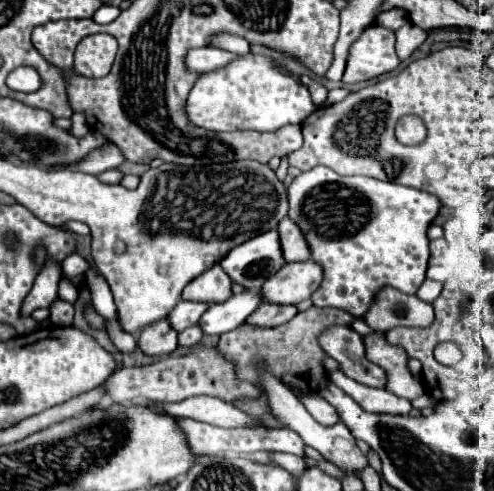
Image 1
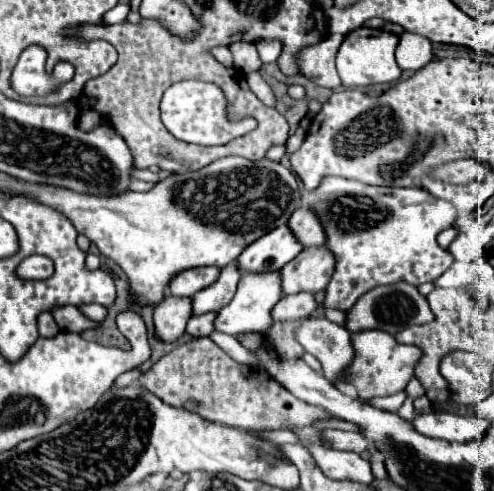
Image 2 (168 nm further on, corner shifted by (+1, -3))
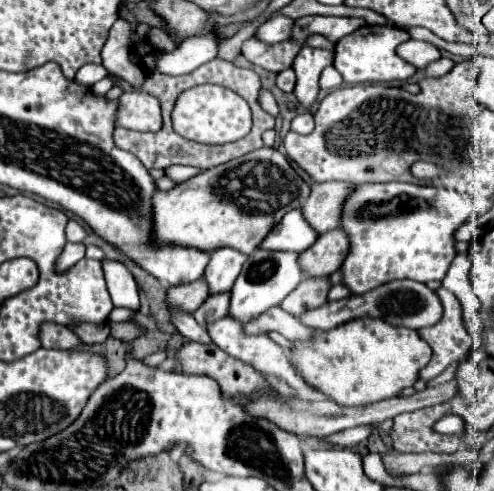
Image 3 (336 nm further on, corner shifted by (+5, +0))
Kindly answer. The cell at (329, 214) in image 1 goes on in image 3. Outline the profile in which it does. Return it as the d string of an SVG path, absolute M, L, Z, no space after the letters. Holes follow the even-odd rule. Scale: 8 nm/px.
M405 182L356 186L342 214L342 228L352 246L342 264L344 284L352 294L364 294L392 280L442 280L456 256L454 232L474 214L474 204L448 188Z

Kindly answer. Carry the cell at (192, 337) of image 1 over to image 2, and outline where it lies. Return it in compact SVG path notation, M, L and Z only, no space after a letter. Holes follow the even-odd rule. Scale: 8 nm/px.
M206 313L200 317L190 317L188 325L186 325L186 333L190 337L208 337L214 329L212 329L212 321L214 321L216 313Z

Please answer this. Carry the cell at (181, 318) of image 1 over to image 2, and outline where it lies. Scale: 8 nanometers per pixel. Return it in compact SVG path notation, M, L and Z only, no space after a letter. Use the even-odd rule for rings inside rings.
M226 265L216 283L212 283L208 289L202 289L192 297L192 315L220 311L224 305L232 301L238 281L240 281L238 267Z

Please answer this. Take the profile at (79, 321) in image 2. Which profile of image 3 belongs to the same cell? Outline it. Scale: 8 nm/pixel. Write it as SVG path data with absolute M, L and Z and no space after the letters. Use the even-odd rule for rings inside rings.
M80 324L80 326L74 326L72 330L86 344L100 344L108 338L108 324Z

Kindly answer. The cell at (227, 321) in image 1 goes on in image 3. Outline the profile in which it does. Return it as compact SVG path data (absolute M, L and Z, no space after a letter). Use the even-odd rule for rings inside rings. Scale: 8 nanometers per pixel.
M256 250L256 254L248 256L232 288L230 316L246 324L248 320L262 314L264 310L278 306L304 278L304 272L300 270L300 264L298 264L298 256L300 254L278 252L278 250Z

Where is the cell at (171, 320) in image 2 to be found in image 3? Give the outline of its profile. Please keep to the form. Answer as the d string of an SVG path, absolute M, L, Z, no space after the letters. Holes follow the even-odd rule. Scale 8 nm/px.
M204 278L190 284L168 288L168 304L172 308L182 308L186 312L198 310L206 298L208 298L208 284L204 282Z

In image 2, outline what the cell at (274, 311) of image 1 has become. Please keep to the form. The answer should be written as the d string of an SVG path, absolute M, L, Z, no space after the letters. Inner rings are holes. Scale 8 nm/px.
M296 293L282 297L274 309L272 309L272 319L274 321L296 321L302 317L308 317L318 309L314 295L312 293Z

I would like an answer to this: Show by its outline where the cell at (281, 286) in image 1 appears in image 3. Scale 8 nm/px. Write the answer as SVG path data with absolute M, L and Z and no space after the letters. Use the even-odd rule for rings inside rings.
M342 228L320 234L320 238L300 254L302 270L312 276L330 276L336 272L350 252L350 240Z

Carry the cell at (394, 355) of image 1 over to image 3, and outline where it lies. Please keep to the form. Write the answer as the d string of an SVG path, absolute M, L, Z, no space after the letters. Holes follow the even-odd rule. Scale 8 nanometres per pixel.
M356 318L352 322L346 322L344 326L336 326L336 330L318 332L308 338L308 342L292 342L290 360L294 362L298 374L324 394L326 398L338 402L338 406L366 406L380 402L384 398L398 396L404 388L414 386L418 380L418 372L430 362L432 348L420 338L420 334L412 328L404 326L388 326L388 322L380 322L380 318Z

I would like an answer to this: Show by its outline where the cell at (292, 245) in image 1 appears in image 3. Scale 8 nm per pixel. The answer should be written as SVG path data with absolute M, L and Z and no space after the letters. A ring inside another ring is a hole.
M352 182L312 184L312 194L302 206L306 220L312 222L312 226L316 226L320 234L338 228L344 202L352 194L352 190L354 190Z

